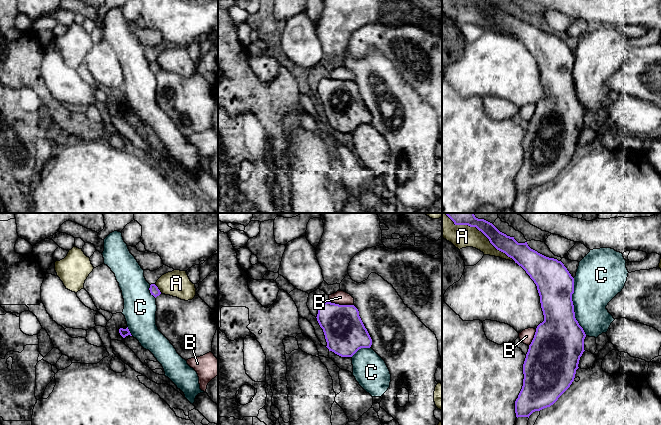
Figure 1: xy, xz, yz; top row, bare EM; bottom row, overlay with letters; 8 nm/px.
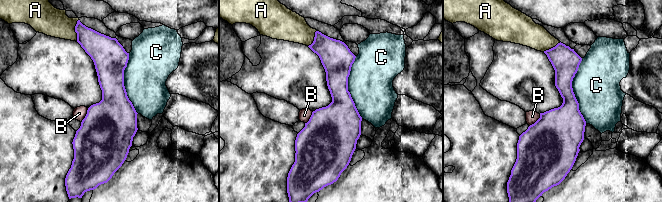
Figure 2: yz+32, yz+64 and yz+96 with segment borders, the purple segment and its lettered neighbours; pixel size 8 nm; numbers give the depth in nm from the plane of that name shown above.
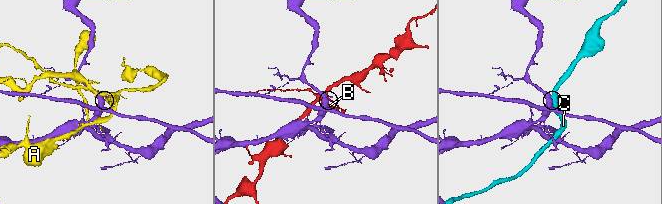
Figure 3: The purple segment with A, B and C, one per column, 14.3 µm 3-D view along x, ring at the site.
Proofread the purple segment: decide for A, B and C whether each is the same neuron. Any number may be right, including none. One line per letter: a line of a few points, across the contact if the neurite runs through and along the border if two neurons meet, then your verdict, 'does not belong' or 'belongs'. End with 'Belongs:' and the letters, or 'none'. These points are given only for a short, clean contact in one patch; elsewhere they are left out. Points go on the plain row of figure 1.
A: does not belong
B: does not belong
C: belongs
Belongs: C

